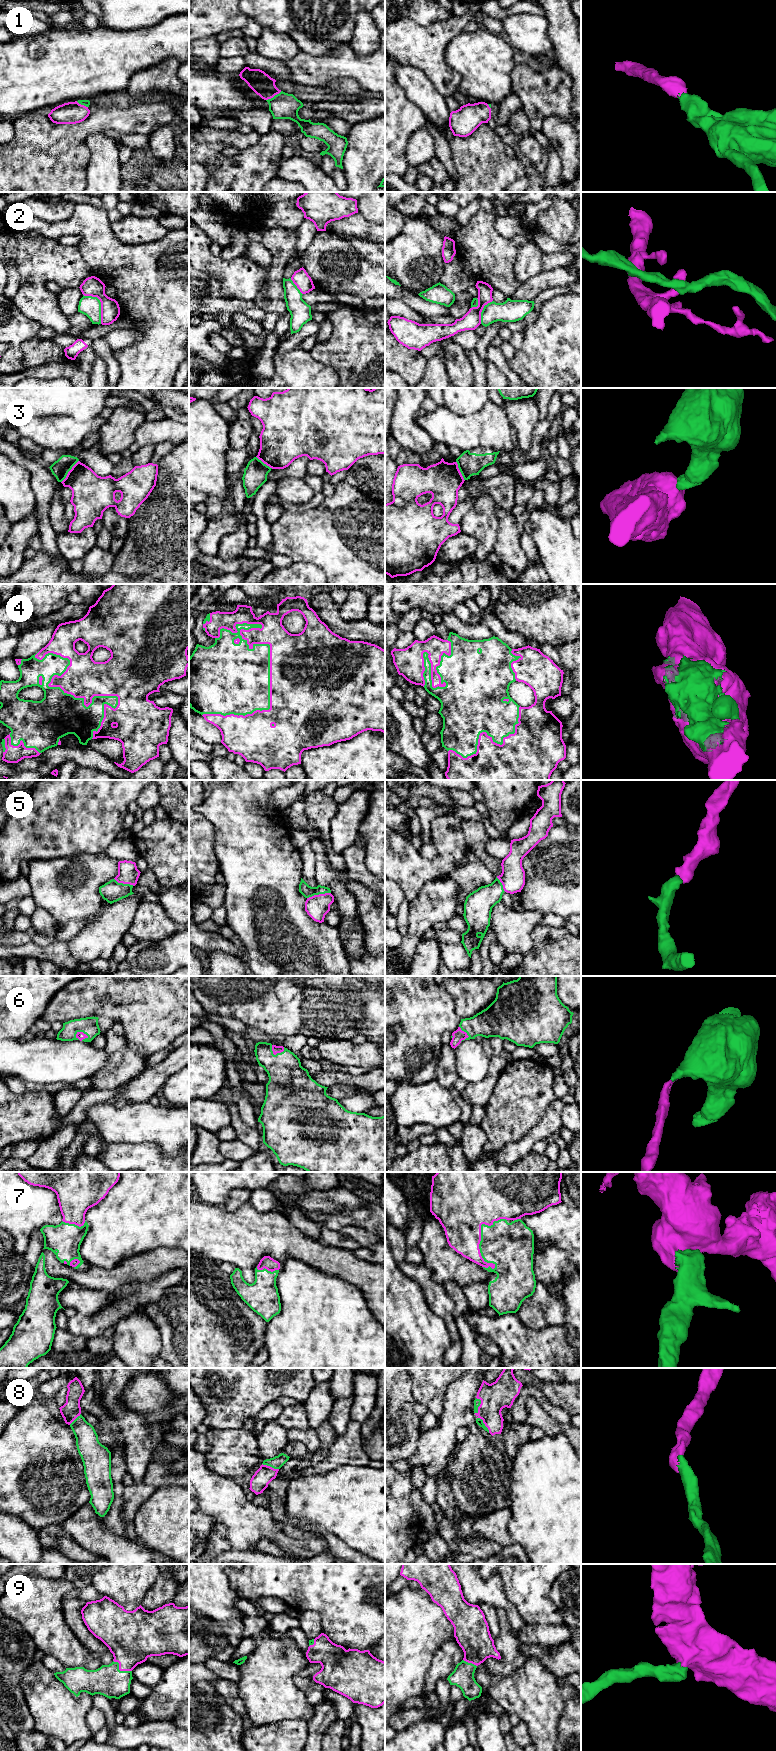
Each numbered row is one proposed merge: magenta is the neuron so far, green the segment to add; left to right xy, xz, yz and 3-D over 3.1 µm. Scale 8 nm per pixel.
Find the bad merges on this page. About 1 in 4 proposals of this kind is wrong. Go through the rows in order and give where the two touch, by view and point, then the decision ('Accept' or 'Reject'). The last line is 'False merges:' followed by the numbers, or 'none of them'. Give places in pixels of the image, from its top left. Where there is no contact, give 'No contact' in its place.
1: Touches magenta at xz (273, 96). Accept
2: Touches magenta at xy (101, 304). Reject
3: Touches magenta at xy (69, 471). Reject
4: Touches magenta at xz (270, 679). Accept
5: Touches magenta at xz (319, 894). Accept
6: Touches magenta at xy (82, 1032). Accept
7: Touches magenta at yz (480, 1240). Accept
8: Touches magenta at yz (484, 1423). Accept
9: Touches magenta at xy (120, 1670). Accept
False merges: 2, 3

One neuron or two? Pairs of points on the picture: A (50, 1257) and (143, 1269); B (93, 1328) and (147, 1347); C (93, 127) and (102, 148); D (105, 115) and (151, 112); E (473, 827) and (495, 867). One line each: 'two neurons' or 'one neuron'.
A: one neuron
B: two neurons
C: two neurons
D: one neuron
E: one neuron

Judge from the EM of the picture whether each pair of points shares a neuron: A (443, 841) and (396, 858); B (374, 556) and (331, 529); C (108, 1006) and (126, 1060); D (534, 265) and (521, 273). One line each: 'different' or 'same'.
A: same
B: same
C: same
D: same

